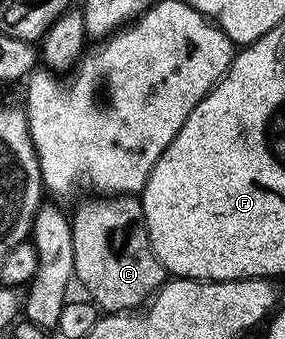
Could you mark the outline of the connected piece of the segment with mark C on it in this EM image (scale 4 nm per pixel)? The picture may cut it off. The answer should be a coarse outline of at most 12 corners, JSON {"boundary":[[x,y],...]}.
{"boundary":[[133,194],[71,212],[73,274],[102,313],[167,279]]}

